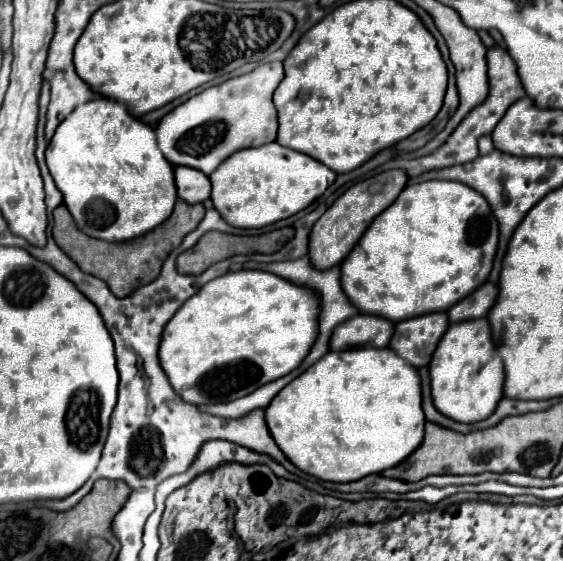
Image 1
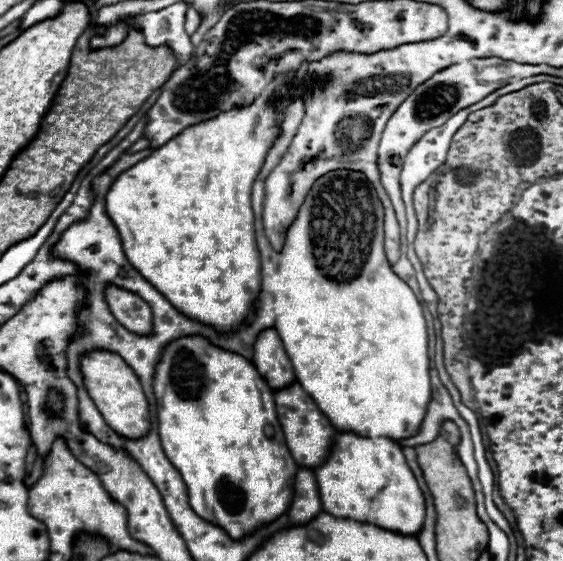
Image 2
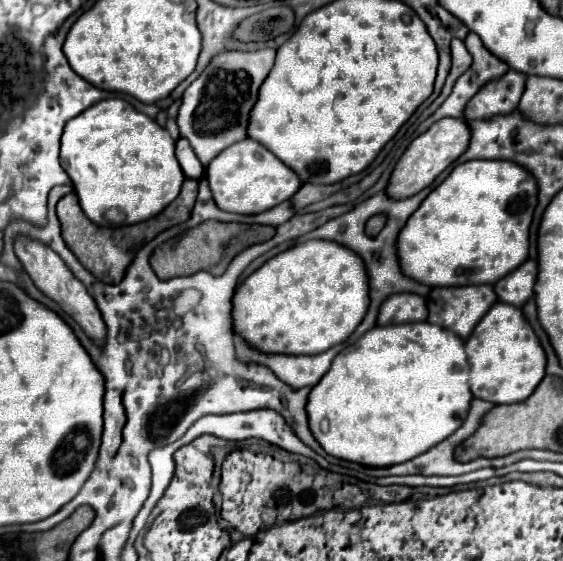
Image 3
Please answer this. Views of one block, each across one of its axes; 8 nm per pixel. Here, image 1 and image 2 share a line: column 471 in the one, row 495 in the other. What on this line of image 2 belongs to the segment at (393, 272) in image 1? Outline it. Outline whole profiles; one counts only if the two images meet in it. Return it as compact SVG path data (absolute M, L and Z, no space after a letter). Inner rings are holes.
M180 338L162 354L160 366L156 368L154 396L164 454L180 472L188 490L188 502L200 518L220 526L230 538L242 540L260 526L268 526L286 514L294 498L298 466L284 442L274 408L274 390L264 382L252 362L238 354L216 350L206 338Z

